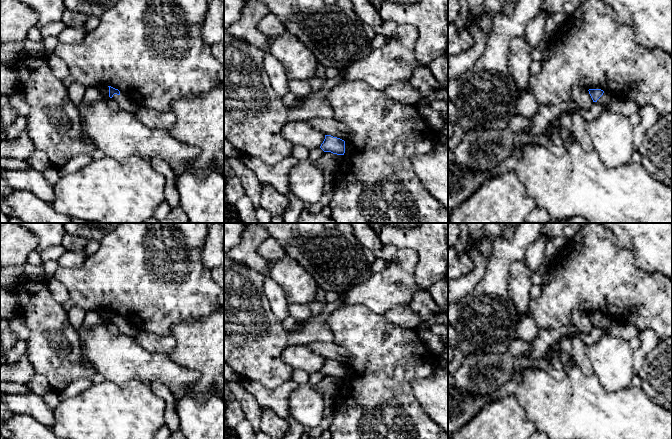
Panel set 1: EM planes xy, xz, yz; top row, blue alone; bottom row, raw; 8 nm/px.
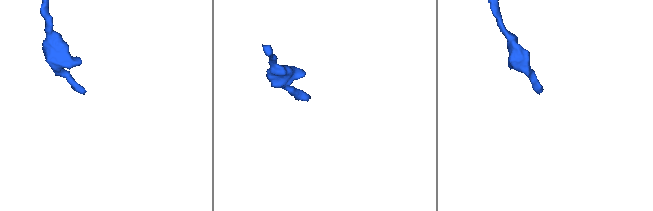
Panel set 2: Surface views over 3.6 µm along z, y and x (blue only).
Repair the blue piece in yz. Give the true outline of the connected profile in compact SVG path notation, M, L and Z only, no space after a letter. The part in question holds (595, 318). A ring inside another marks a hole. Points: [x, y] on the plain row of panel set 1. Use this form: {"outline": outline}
{"outline": "M589 313L589 318L593 324L593 327L599 327L606 329L610 326L611 320L601 313Z"}

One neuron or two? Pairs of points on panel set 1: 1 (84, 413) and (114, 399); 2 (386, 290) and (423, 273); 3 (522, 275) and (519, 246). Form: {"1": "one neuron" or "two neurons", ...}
{"1": "one neuron", "2": "two neurons", "3": "two neurons"}

